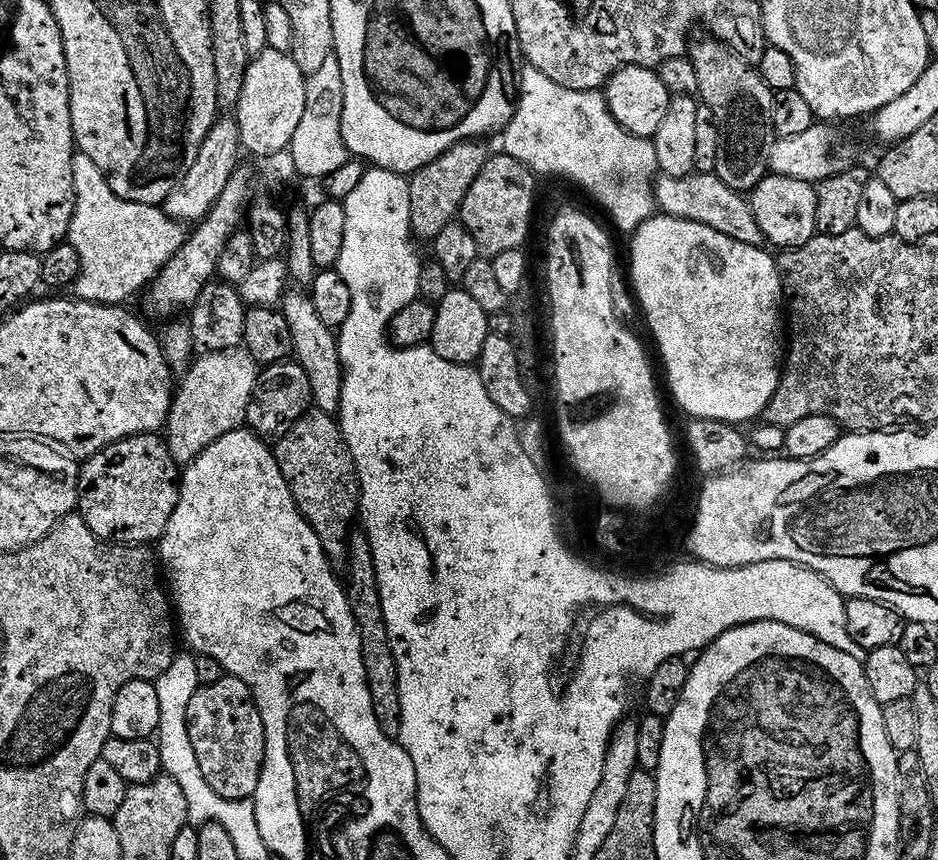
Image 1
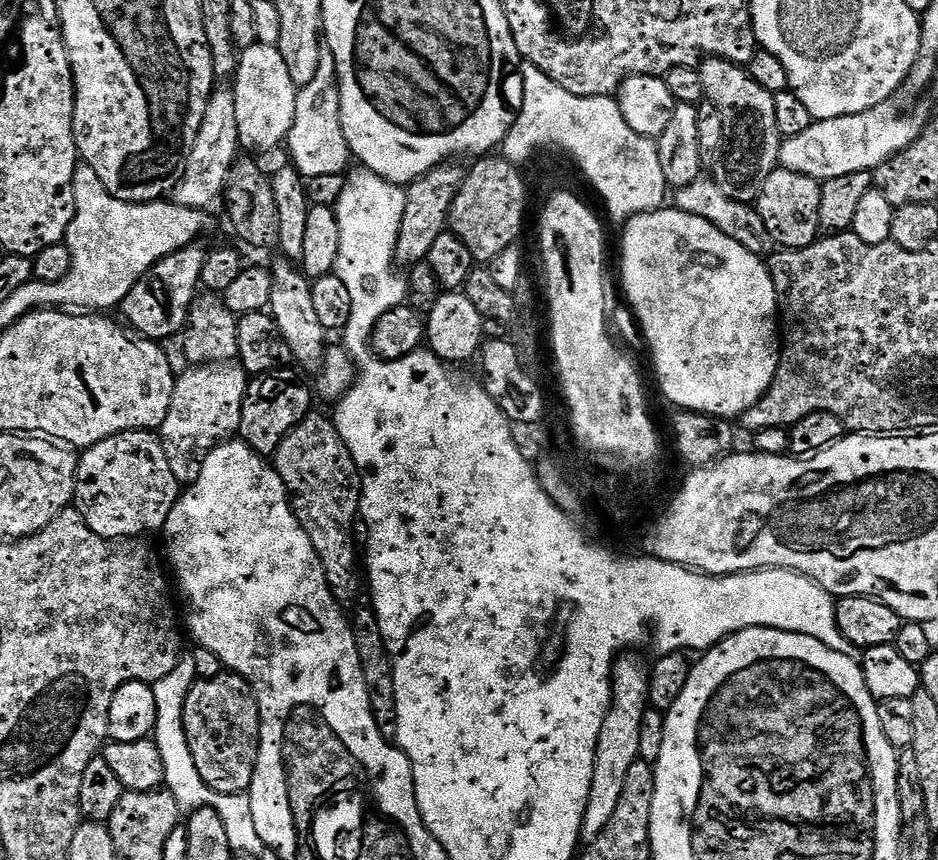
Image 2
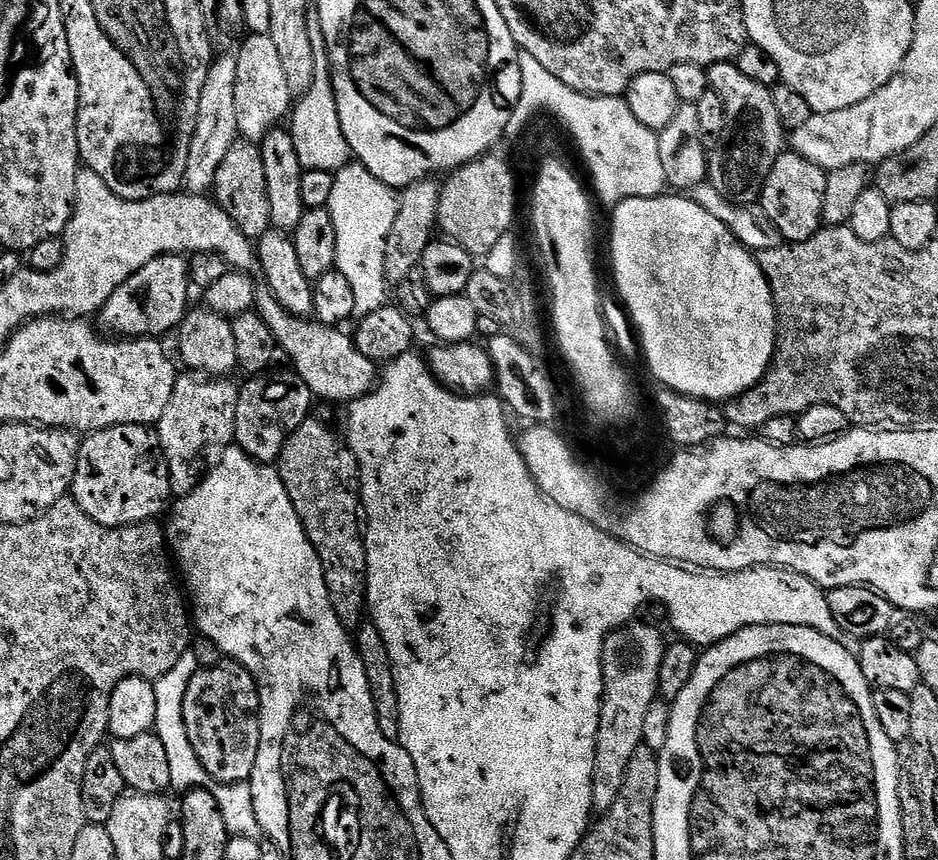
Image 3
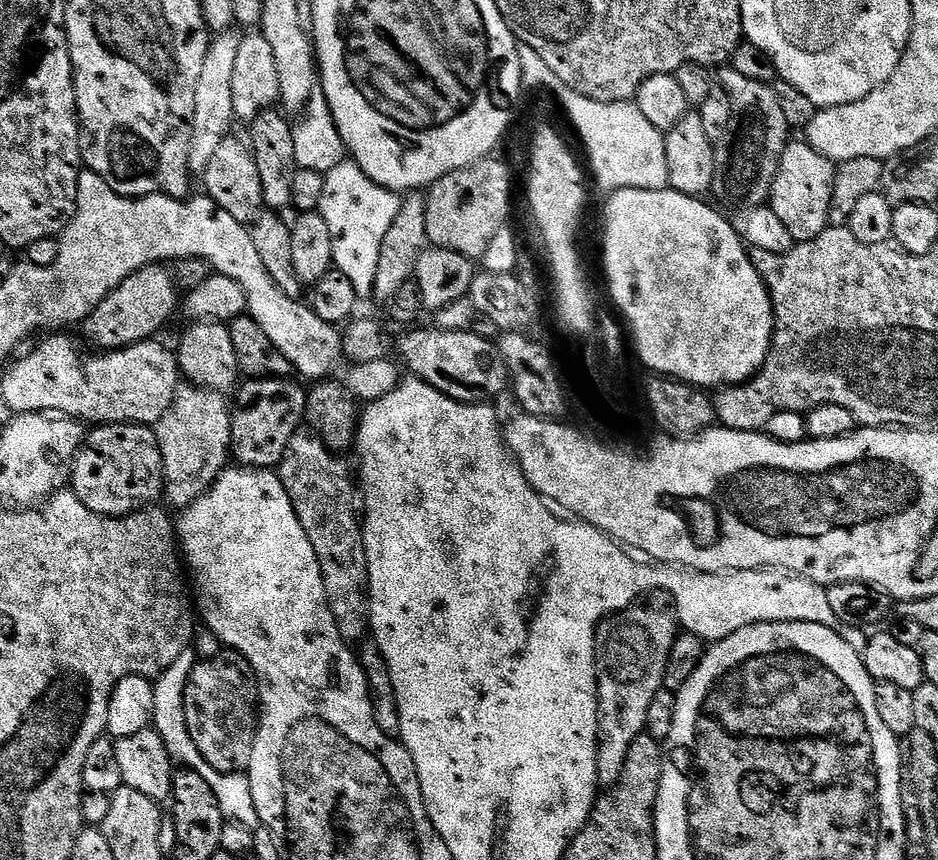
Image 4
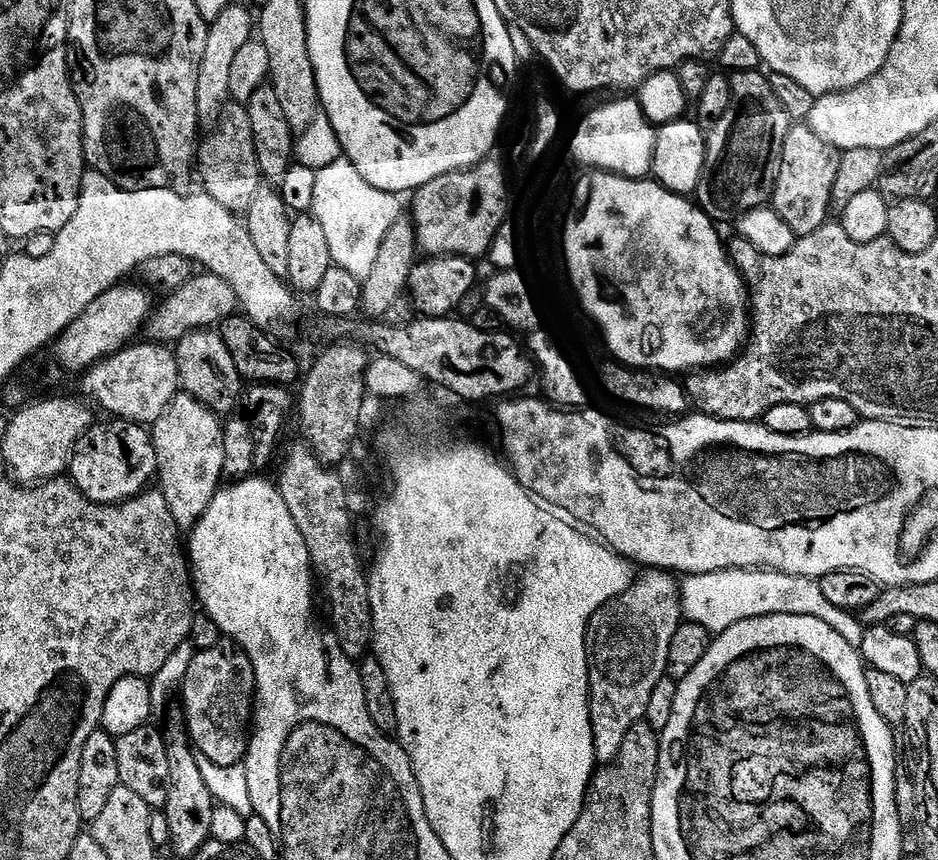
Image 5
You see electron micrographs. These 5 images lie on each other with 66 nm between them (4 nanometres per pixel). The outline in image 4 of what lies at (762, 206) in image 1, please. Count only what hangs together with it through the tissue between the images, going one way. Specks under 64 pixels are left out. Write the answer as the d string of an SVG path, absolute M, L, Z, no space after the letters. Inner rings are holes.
M793 139L784 147L778 174L774 178L766 204L776 223L781 228L790 230L790 238L796 244L810 242L830 227L836 169L837 165L811 148L807 139Z

